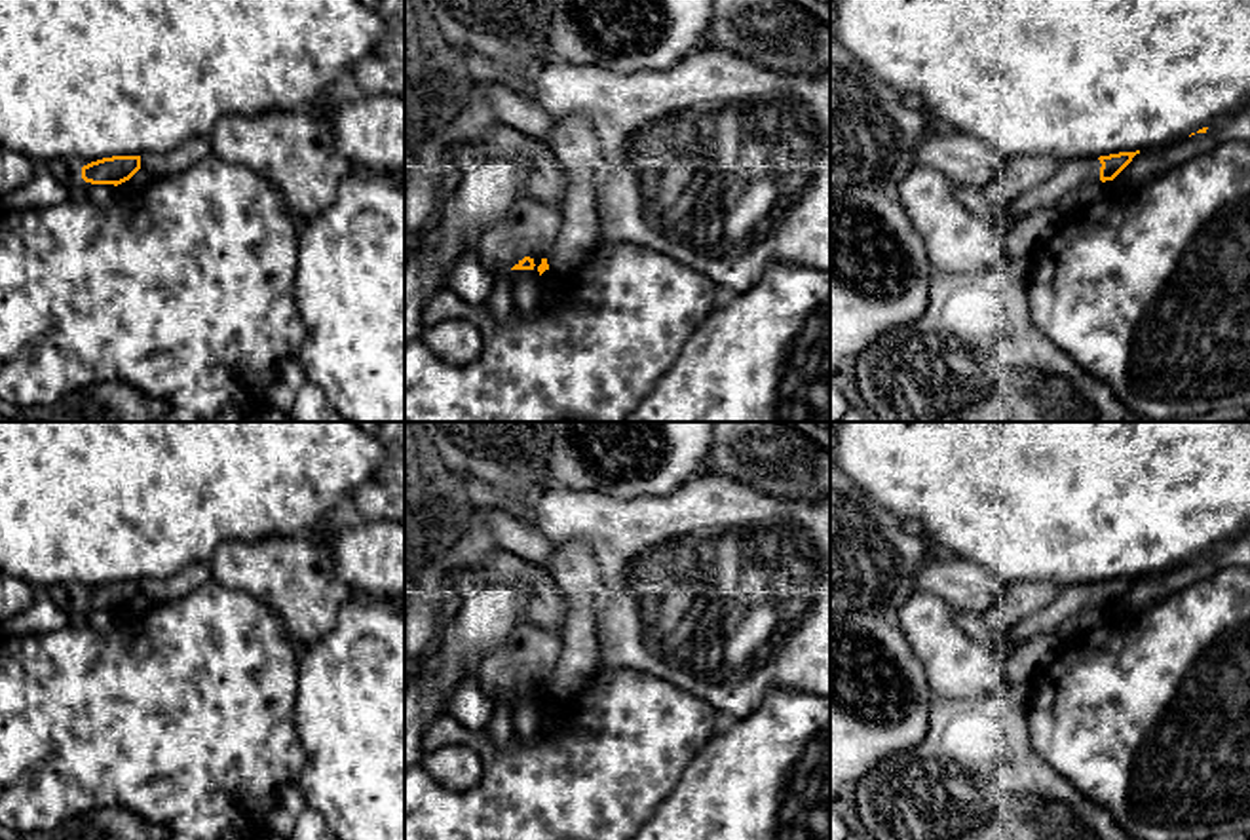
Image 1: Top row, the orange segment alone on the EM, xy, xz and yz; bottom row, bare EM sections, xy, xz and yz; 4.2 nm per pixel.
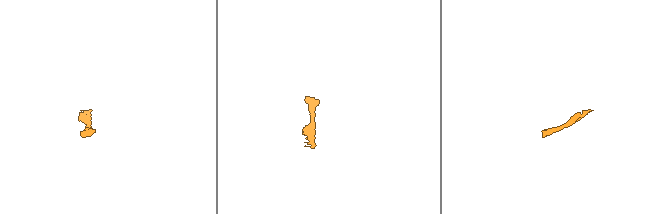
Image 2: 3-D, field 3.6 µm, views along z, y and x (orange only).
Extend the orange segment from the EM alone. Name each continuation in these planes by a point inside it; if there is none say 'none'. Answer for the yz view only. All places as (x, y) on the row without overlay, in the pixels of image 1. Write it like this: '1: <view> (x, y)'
1: yz (1070, 601)

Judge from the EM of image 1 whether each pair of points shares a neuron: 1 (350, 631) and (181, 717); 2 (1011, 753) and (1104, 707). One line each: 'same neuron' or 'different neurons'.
1: different neurons
2: different neurons

